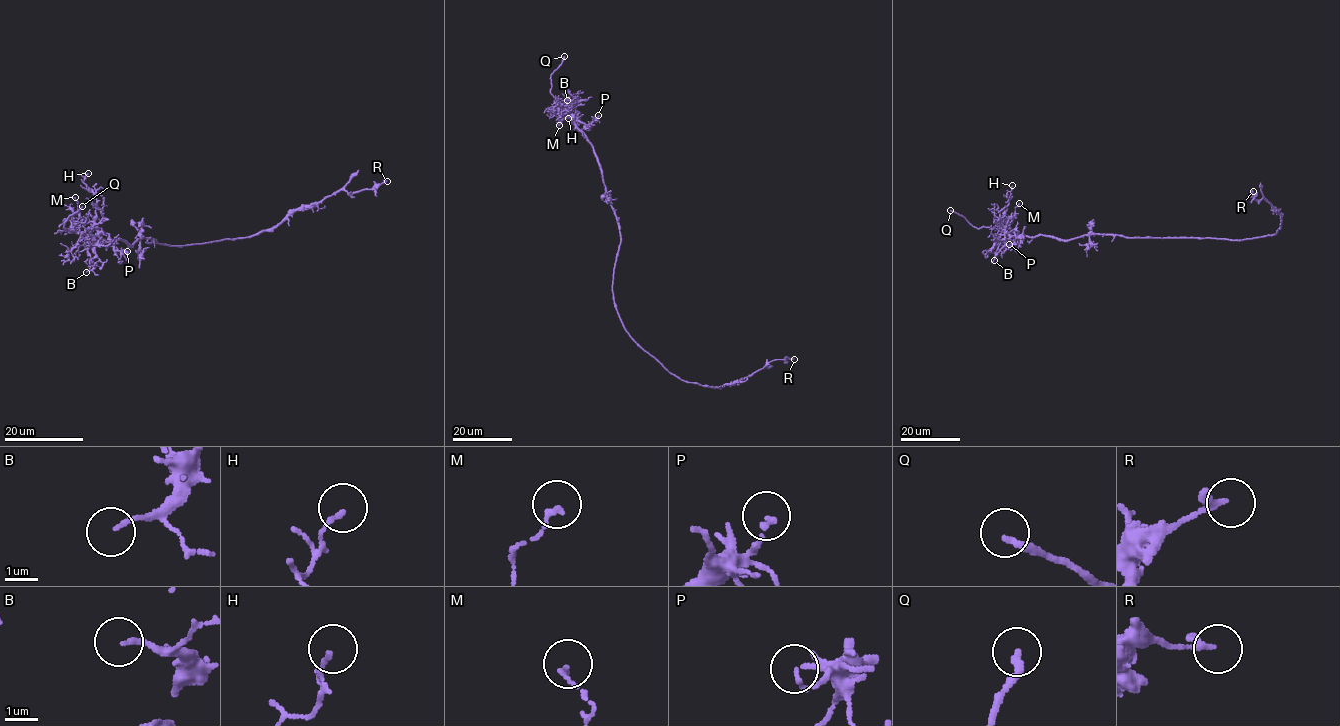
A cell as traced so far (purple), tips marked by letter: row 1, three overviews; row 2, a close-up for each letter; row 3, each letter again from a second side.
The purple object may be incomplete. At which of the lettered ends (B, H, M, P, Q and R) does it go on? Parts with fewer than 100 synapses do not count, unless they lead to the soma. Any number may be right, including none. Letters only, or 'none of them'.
Q

